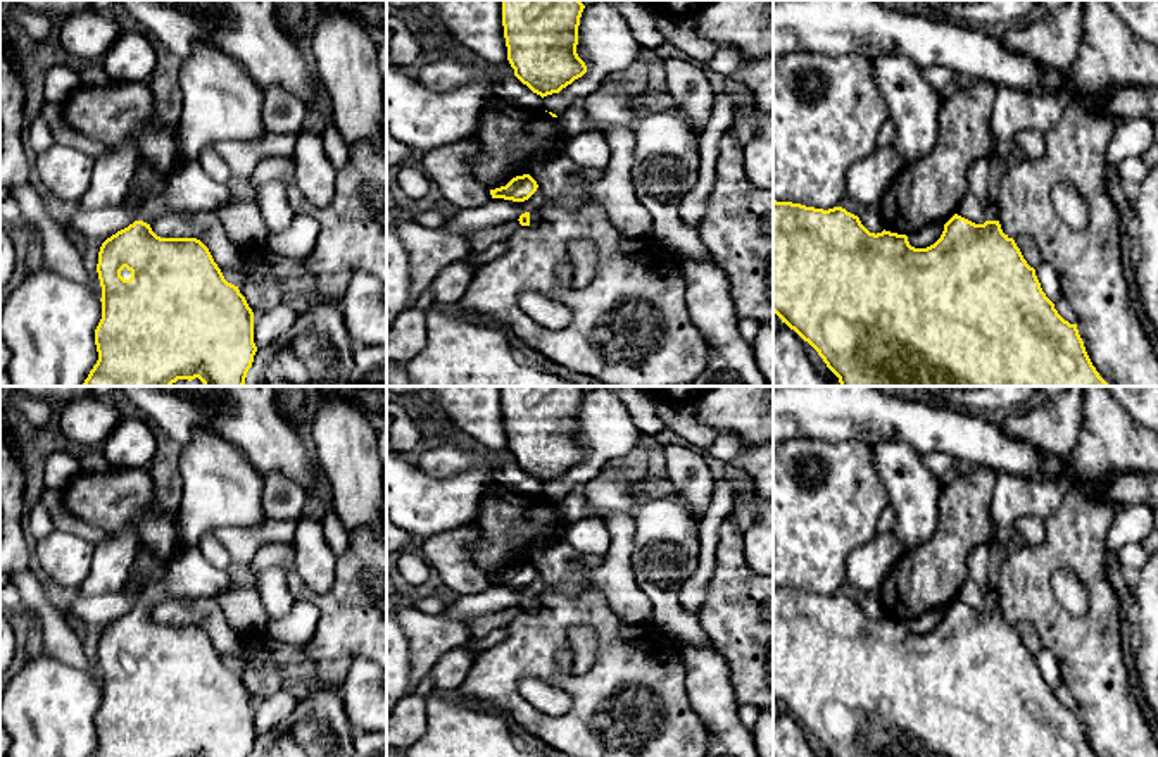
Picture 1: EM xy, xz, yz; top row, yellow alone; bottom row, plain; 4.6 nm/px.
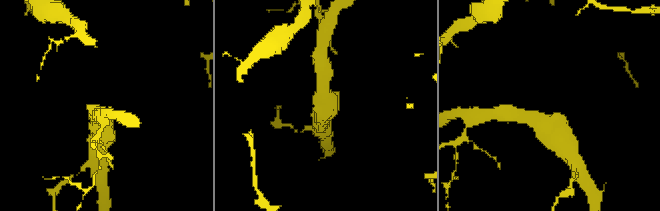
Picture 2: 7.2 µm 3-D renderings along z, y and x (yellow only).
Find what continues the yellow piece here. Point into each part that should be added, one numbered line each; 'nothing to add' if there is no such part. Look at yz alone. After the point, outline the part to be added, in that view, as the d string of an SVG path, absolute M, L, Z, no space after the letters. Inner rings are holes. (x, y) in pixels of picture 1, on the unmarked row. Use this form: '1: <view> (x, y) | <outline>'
1: yz (991, 595) | M985 588L985 607L999 607L999 588Z

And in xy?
1: xy (190, 575) | M186 545L179 555L164 566L162 578L143 585L140 607L152 610L173 598L216 597L231 588L228 569L214 567L197 545Z

